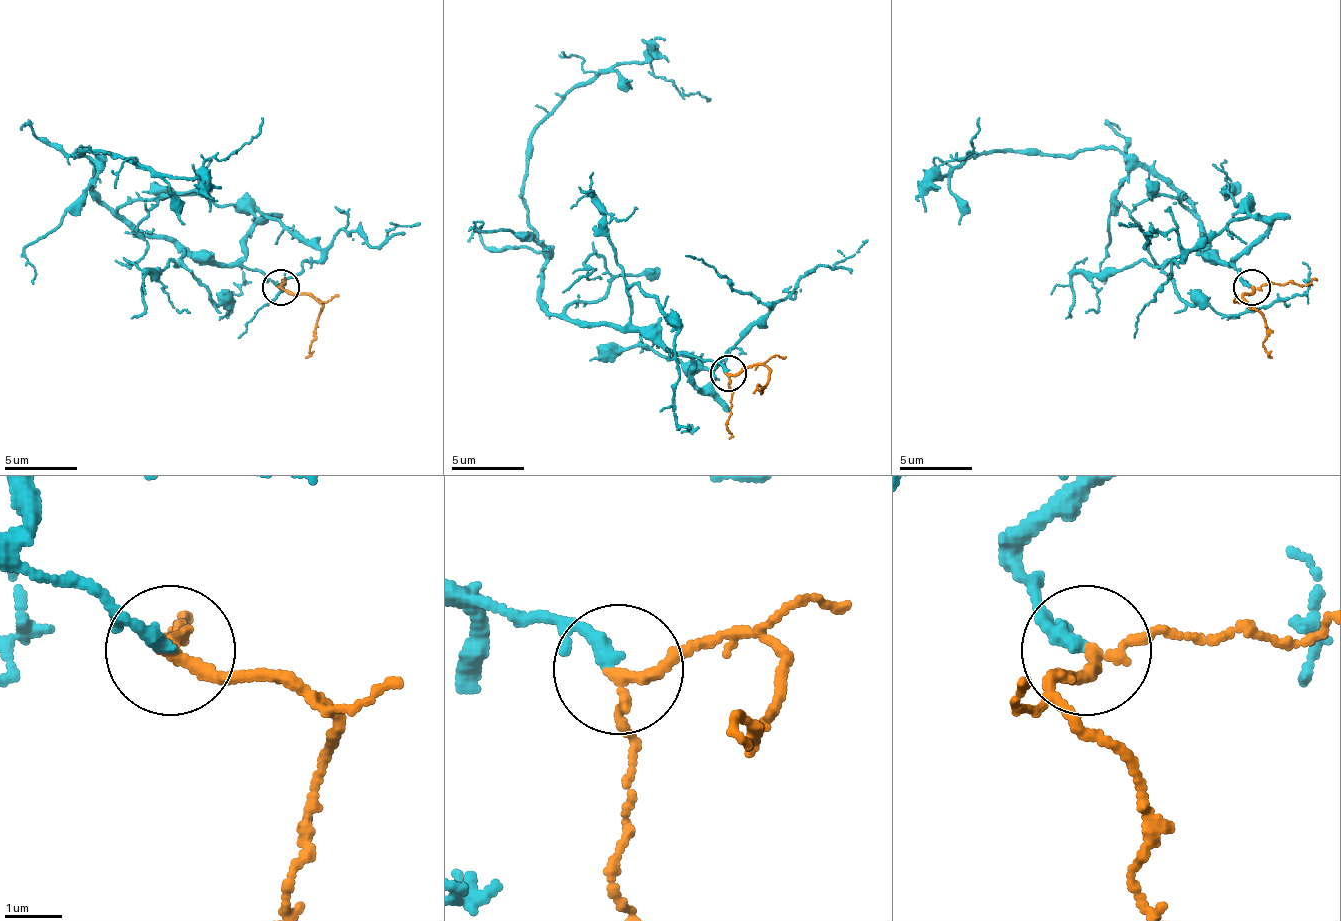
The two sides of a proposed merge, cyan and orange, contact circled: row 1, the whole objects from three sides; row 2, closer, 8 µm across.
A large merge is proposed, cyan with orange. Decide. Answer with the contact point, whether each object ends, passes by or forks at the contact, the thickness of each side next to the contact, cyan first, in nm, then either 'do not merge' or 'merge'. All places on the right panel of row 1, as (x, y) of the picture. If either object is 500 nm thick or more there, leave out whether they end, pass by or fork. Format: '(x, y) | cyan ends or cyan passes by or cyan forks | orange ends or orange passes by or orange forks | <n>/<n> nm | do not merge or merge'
(1252, 287) | cyan ends | orange passes by | 260/180 nm | merge

